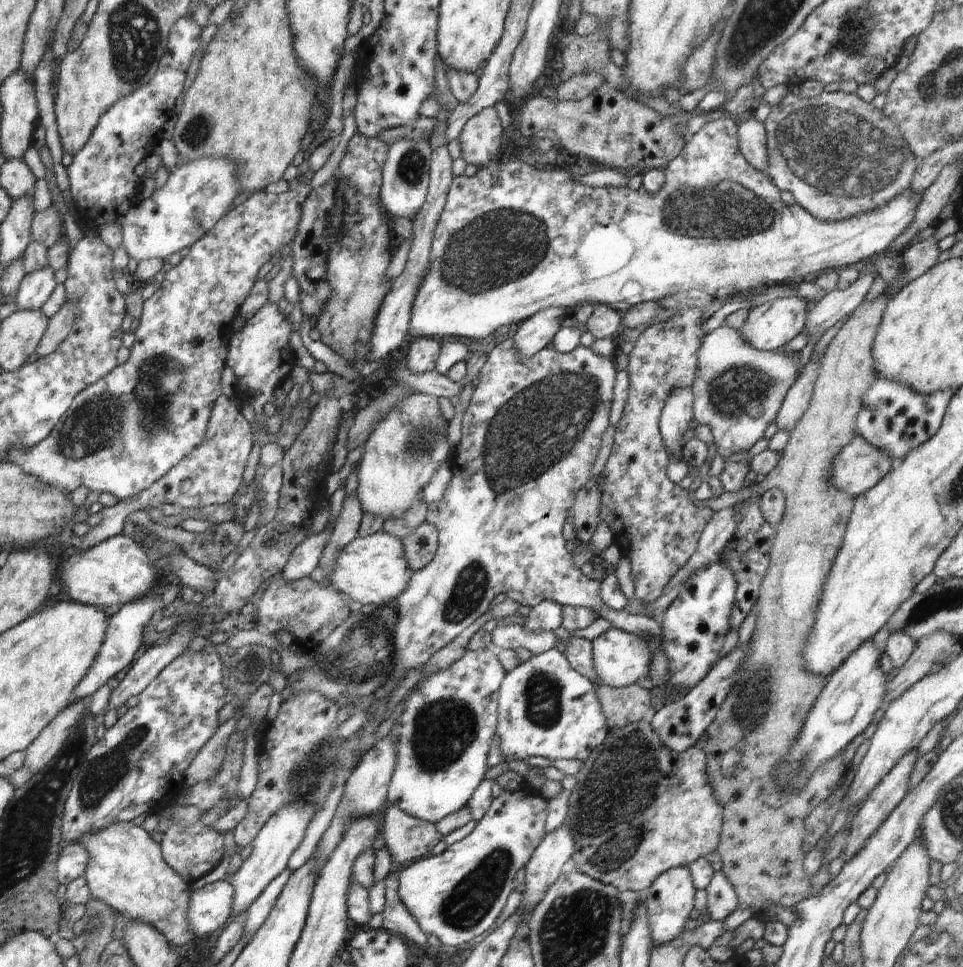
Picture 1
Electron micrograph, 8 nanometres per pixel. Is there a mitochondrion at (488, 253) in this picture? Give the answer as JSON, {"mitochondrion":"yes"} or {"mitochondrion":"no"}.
{"mitochondrion":"yes"}

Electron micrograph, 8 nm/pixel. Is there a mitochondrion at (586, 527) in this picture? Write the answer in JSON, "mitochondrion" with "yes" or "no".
{"mitochondrion":"no"}

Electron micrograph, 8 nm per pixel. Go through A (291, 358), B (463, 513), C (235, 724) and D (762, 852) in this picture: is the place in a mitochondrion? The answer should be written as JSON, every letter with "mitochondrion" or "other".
{"A":"other","B":"other","C":"other","D":"other"}

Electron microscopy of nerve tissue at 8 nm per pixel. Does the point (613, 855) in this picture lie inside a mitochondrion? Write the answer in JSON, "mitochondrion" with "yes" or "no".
{"mitochondrion":"yes"}

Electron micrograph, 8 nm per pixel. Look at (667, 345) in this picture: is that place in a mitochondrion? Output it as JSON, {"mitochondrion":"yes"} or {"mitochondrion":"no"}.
{"mitochondrion":"no"}

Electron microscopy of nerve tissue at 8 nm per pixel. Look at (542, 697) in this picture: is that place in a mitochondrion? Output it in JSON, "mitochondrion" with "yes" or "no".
{"mitochondrion":"yes"}

